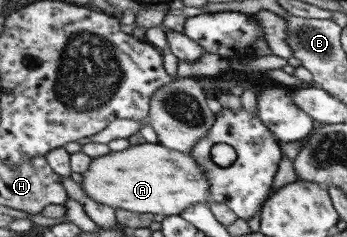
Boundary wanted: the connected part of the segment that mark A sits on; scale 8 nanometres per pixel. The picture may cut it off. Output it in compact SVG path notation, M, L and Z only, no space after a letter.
M132 143L121 151L94 157L81 175L79 188L86 196L107 207L135 213L179 215L194 203L211 203L209 184L188 154L167 149L158 143Z

